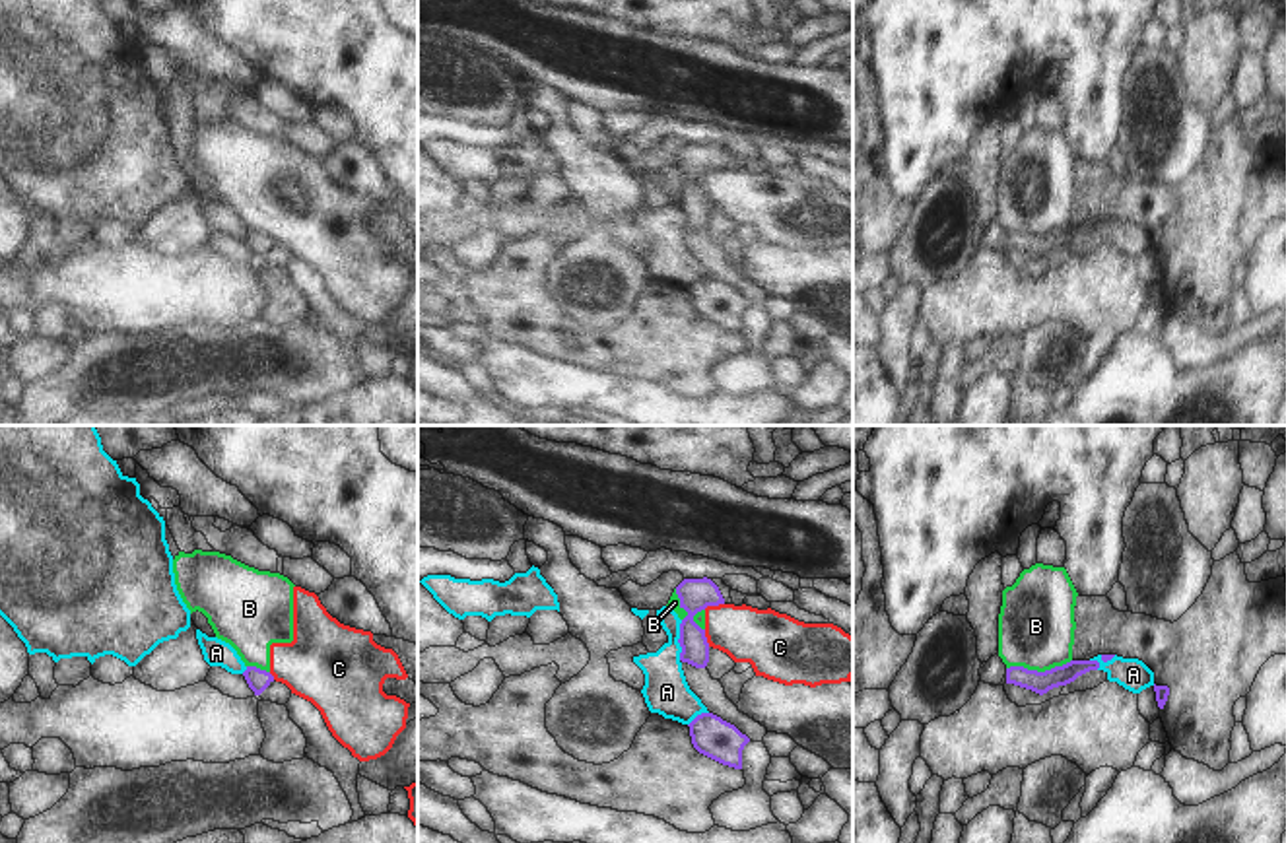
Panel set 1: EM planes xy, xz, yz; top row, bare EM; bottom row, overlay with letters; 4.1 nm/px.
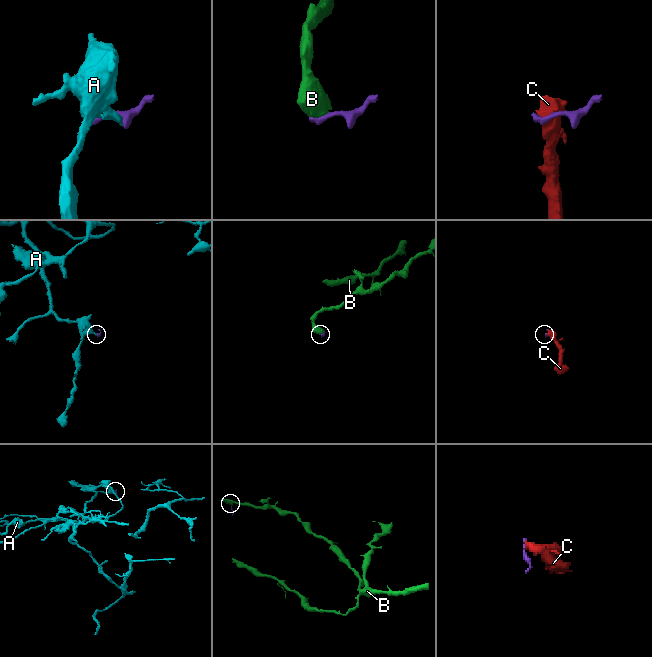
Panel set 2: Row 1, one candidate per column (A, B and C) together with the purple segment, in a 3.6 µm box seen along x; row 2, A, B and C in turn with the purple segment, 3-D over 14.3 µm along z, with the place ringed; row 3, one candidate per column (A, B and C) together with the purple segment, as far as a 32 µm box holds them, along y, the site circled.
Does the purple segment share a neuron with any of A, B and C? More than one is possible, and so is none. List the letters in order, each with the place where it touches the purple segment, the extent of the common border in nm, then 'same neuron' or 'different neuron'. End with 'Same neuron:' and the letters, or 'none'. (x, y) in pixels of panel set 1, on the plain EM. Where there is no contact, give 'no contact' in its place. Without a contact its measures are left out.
A: meets purple in xz at (678, 204); contact 170 nm long; different neuron
B: meets purple in yz at (1036, 236); contact 280 nm long; different neuron
C: meets purple in xz at (713, 169); contact 90 nm long; different neuron
Same neuron: none

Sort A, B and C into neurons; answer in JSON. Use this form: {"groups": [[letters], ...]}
{"groups": [["A"], ["B", "C"]]}

